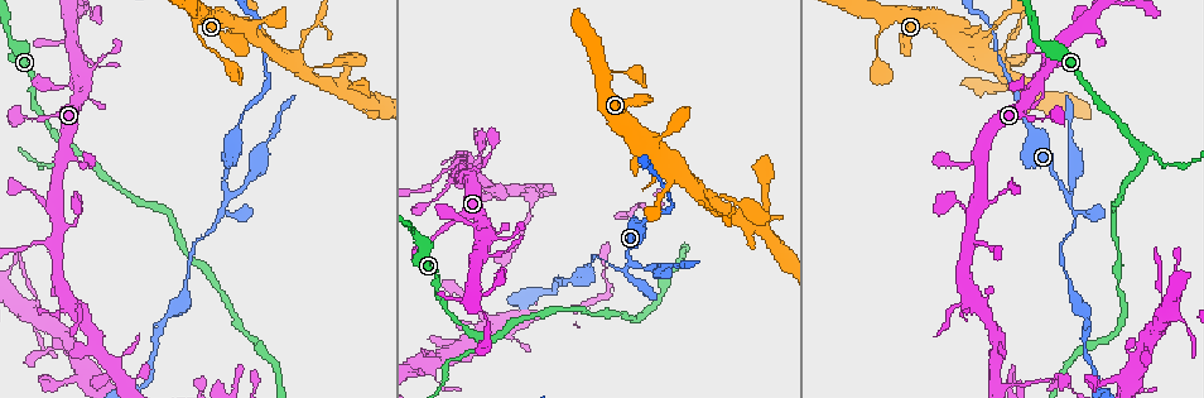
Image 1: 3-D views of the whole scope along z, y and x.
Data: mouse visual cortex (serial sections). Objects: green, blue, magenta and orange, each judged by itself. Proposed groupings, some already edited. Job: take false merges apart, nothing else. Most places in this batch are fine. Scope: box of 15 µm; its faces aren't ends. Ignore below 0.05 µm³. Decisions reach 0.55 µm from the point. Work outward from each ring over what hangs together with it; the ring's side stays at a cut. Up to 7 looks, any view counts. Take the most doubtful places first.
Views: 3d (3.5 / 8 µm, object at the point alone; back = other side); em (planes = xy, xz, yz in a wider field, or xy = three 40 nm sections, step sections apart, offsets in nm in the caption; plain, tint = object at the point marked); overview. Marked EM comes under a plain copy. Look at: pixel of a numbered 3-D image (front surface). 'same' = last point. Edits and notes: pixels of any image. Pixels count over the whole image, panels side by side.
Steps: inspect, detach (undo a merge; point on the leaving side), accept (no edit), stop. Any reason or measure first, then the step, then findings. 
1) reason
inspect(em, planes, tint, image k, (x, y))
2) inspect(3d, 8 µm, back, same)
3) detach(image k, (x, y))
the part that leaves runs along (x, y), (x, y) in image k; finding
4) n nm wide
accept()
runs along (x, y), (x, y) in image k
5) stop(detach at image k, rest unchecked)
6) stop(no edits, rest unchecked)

two arms in line, one across
inspect(3d, 3.5 µm, image 1, (225, 191))

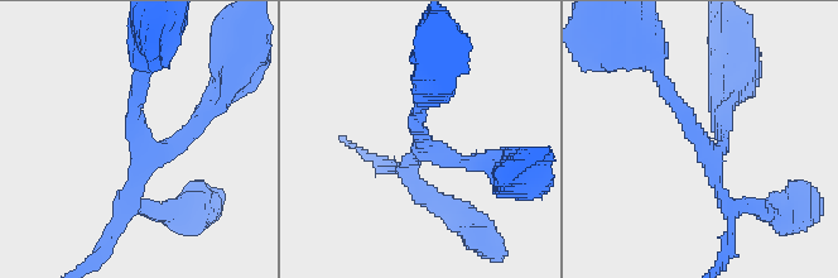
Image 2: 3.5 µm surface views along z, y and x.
3 arms; arms of 200, 200, 200 nm
inspect(em, xy, step 2, tint, image 2, (139, 141))

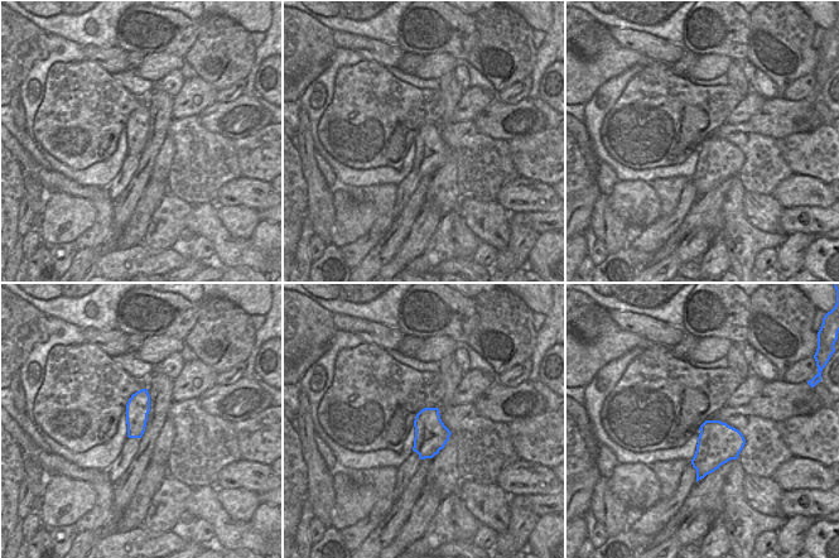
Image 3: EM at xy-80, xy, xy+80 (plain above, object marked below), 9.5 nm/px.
cut it another way
inspect(em, planes, tint, same)

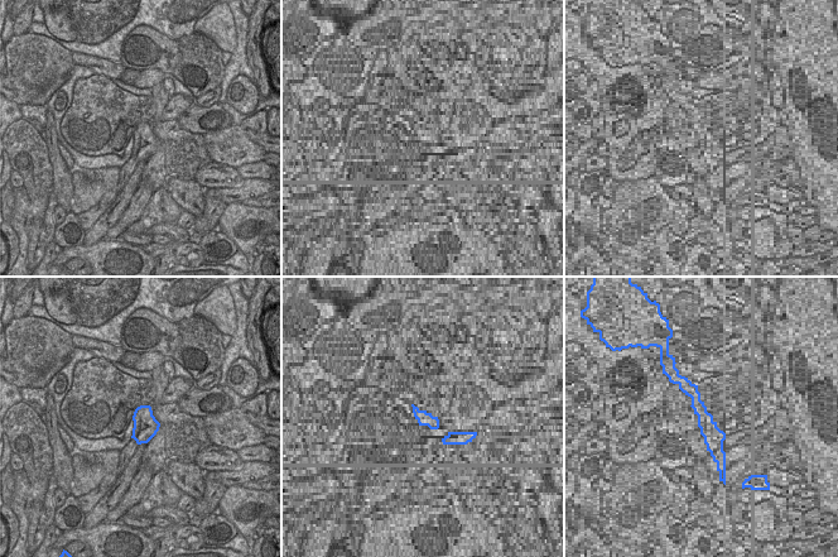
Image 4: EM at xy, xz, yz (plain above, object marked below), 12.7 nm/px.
accept()
runs along (656, 73), (702, 139), (731, 217) in image 2; one cell here

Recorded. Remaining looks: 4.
thick turns thin
inspect(3d, 3.5 µm, image 1, (76, 152))

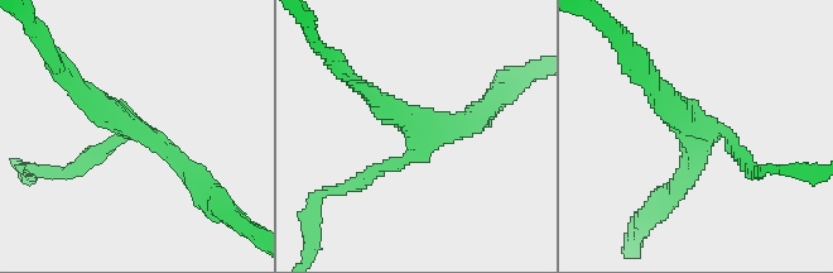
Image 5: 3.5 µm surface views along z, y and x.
3 arms; arms of 200, 250, 250 nm
inspect(em, xy, step 5, tint, image 5, (696, 129))

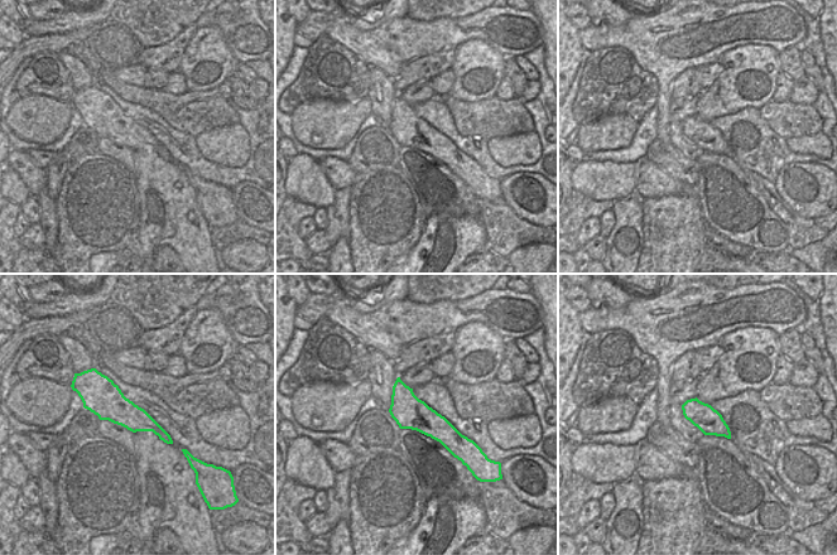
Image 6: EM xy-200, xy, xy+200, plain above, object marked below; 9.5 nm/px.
accept()
runs along (398, 384), (432, 424), (463, 443) in image 6; one cell here

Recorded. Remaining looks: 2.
calibre changes
inspect(3d, 3.5 µm, image 1, (1004, 49))

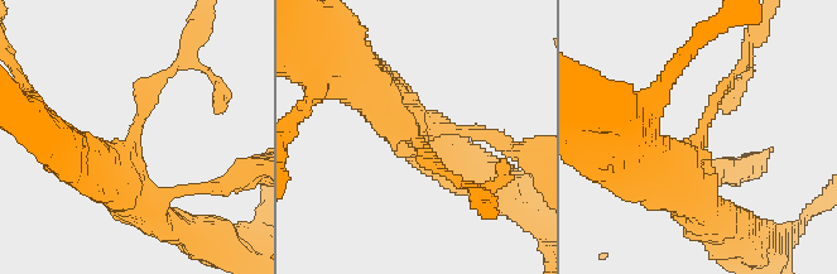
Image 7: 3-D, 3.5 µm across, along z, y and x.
arms of 150, 600 nm
inspect(em, xy, step 5, tint, image 7, (698, 140))

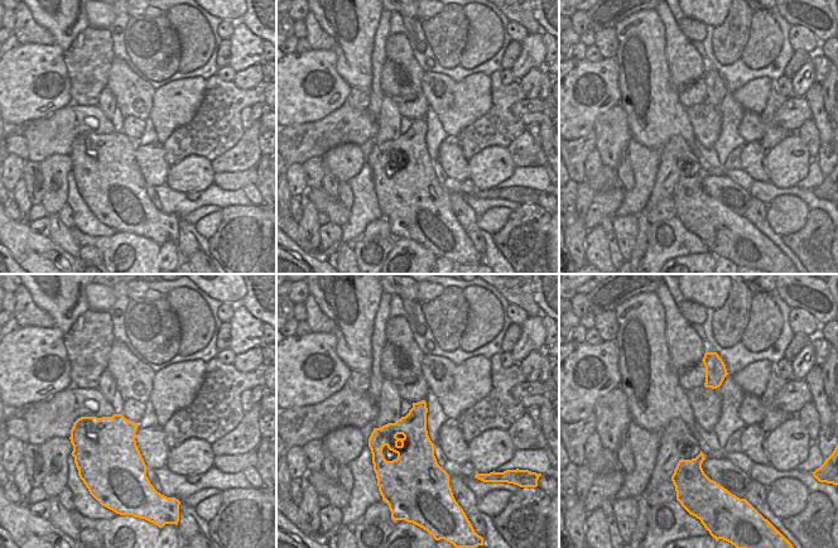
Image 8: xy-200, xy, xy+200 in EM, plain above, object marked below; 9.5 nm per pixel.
detach(image 7, (726, 81))
the part that leaves runs along (707, 119), (745, 61), (753, 34) in image 7; a second cell is stuck on

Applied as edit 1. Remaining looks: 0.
stop(detach at image 7, rest unchecked)

